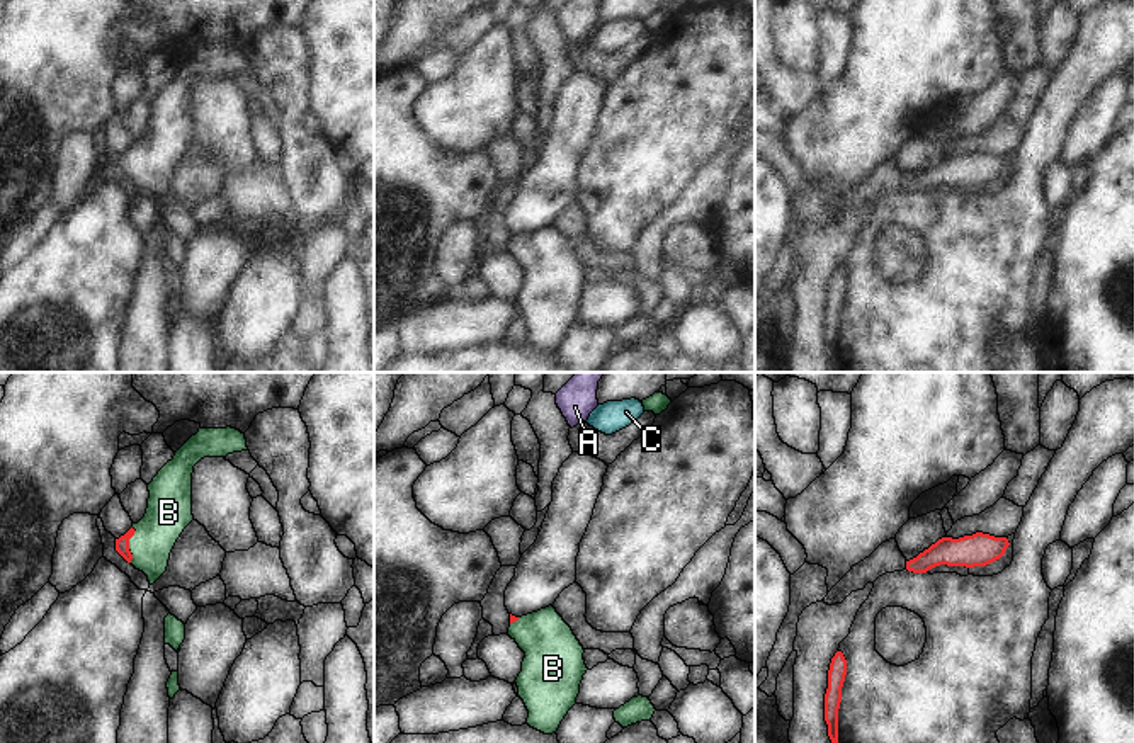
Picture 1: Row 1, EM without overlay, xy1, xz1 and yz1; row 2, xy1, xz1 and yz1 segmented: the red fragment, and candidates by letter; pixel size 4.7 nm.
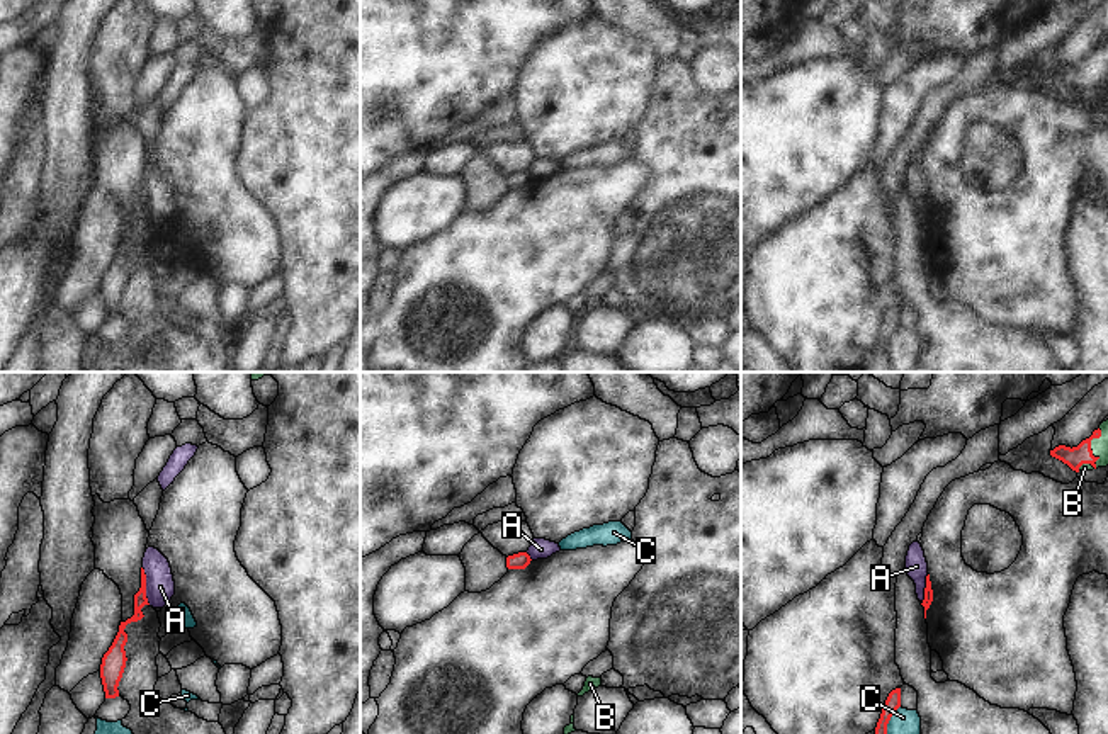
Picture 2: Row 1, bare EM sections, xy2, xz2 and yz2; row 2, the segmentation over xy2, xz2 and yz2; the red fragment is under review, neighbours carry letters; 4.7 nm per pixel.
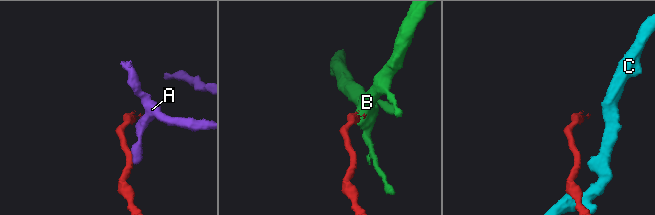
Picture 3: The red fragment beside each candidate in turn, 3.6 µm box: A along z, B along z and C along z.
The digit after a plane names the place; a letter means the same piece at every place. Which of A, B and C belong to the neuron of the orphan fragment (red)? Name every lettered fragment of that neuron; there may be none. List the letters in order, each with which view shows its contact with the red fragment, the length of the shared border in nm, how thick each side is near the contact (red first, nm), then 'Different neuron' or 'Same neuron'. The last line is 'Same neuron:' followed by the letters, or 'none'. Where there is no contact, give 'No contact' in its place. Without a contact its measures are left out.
A: Touches red in xy2. Shared border 180 nm. Thickness 60 nm (red) against 140 nm. Different neuron
B: Touches red in yz2. Shared border 220 nm. Thickness 100 nm (red) against 80 nm. Same neuron
C: Touches red in yz2. Shared border 150 nm. Thickness 70 nm (red) against 120 nm. Different neuron
Same neuron: B

